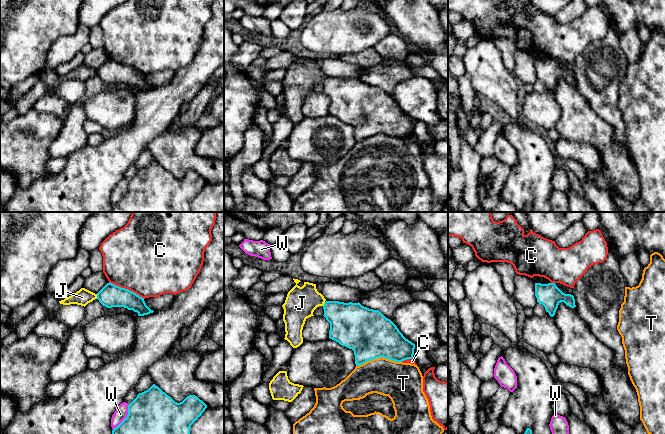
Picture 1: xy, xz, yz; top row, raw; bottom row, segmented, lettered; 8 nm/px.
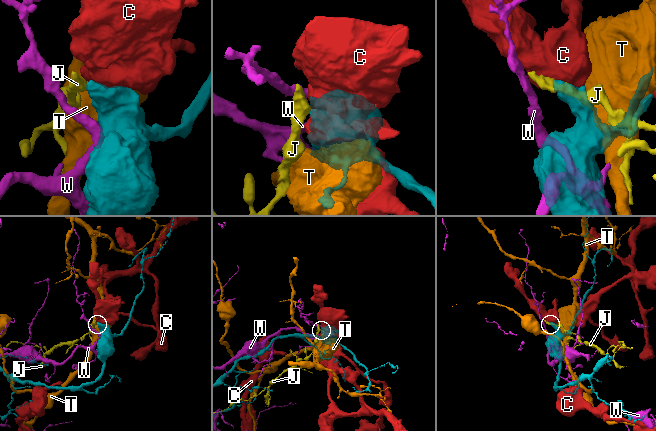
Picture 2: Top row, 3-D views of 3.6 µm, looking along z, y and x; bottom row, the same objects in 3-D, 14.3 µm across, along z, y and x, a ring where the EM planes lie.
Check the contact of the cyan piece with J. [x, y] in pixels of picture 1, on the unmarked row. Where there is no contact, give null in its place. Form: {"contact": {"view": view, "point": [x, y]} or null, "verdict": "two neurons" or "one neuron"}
{"contact": {"view": "xy", "point": [97, 72]}, "verdict": "two neurons"}

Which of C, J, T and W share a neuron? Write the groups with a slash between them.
C / J / T / W

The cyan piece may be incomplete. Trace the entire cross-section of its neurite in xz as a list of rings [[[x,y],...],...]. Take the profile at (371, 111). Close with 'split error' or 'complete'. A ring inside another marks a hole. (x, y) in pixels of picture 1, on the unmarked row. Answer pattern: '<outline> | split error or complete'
[[[326,77],[323,85],[323,92],[330,99],[329,114],[354,127],[356,142],[380,133],[396,138],[413,134],[415,120],[406,115],[379,86],[369,85],[359,78],[339,77]]] | complete

